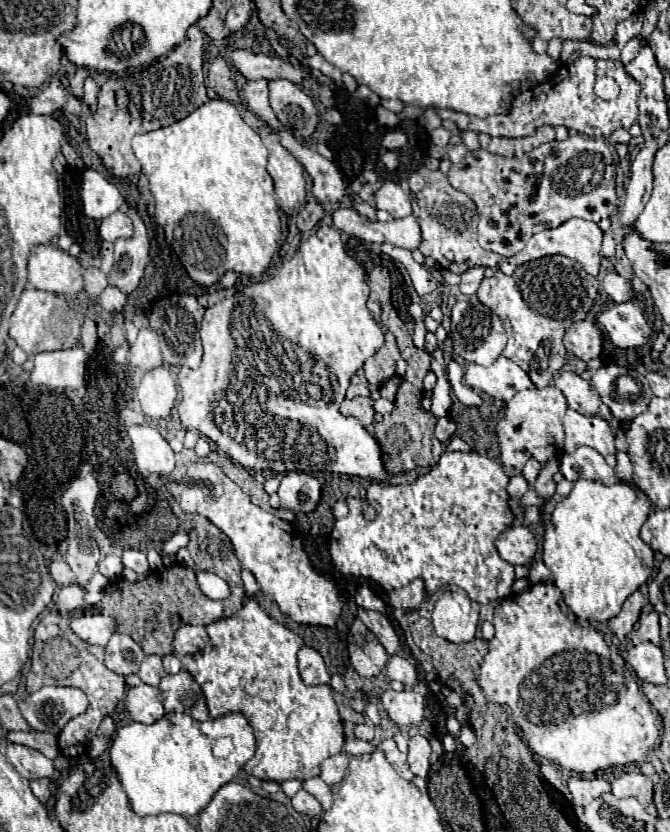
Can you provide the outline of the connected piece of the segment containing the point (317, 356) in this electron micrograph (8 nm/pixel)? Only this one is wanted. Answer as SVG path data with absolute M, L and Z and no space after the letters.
M318 225L316 233L310 235L298 249L298 253L286 261L282 265L282 269L264 281L252 283L244 289L240 289L234 297L226 297L224 301L212 305L206 309L202 325L200 325L200 339L202 339L202 347L204 347L204 355L202 355L202 363L198 369L190 369L190 367L182 367L178 373L178 415L180 421L186 429L196 429L202 435L210 437L228 457L232 457L234 463L242 465L248 471L264 471L270 469L274 473L284 473L284 471L302 471L302 473L340 473L340 475L354 475L354 477L364 477L364 479L374 479L384 483L390 475L384 467L384 459L382 459L382 447L376 441L374 435L370 435L362 423L354 417L344 417L340 415L338 407L344 401L344 393L350 385L350 377L364 365L364 361L374 355L382 343L384 343L384 335L380 331L380 327L376 325L376 321L372 319L370 311L366 309L366 301L370 295L368 283L366 283L366 273L364 267L346 253L346 247L340 239L340 231L330 227L330 225Z

